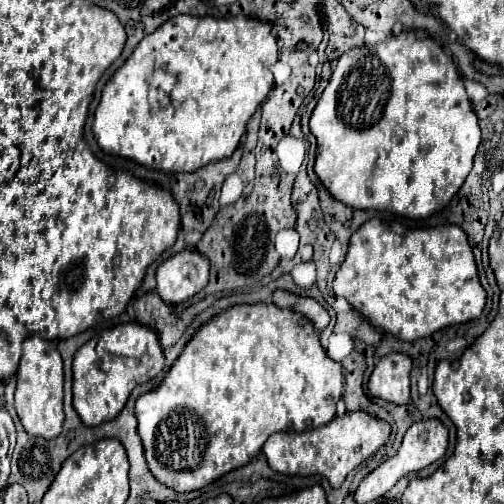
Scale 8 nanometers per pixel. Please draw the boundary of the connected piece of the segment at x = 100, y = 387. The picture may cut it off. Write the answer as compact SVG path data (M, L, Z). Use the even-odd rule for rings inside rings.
M127 323L111 327L91 341L87 341L77 353L73 361L73 407L79 413L81 421L89 427L95 427L103 421L115 419L125 407L131 391L151 381L165 367L163 349L159 345L159 337L153 329Z

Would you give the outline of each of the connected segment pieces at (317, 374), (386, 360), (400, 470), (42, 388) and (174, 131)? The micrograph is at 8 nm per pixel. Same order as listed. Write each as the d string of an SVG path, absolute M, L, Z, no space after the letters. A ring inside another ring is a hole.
M273 303L235 305L207 321L193 335L157 389L139 395L135 417L153 477L177 493L187 493L247 465L261 453L267 437L277 431L309 431L329 423L341 395L341 365L327 357L311 321Z
M405 353L385 355L373 369L369 377L369 393L383 401L397 405L409 403L409 373L411 359Z
M425 419L425 421L417 421L413 423L405 437L403 437L403 443L399 447L399 451L387 459L383 465L379 465L375 471L371 471L357 487L355 491L355 501L357 503L367 503L367 501L373 501L381 495L385 495L401 477L405 477L407 473L413 473L413 471L419 471L419 469L425 469L427 465L431 465L433 461L441 459L447 451L447 445L449 445L449 433L447 433L447 427L439 421L439 419Z
M31 335L23 341L23 357L17 371L15 409L31 437L53 439L63 429L63 363L53 341L39 335Z
M175 15L167 19L159 29L141 39L131 57L103 87L93 123L93 135L99 147L105 153L127 157L145 167L177 173L195 171L211 161L231 157L233 151L239 147L249 117L265 101L267 93L273 87L273 73L269 71L269 67L277 61L279 47L271 29L271 23L263 23L245 15L237 15L231 19L215 19L209 15ZM153 69L165 69L173 73L177 77L177 83L183 85L183 89L175 89L173 93L183 109L173 109L173 115L151 114L147 101L147 77L153 73Z

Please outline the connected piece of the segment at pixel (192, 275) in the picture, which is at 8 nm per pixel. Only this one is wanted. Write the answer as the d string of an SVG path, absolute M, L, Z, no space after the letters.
M185 249L157 267L157 293L169 305L183 303L207 285L209 259L195 249Z

